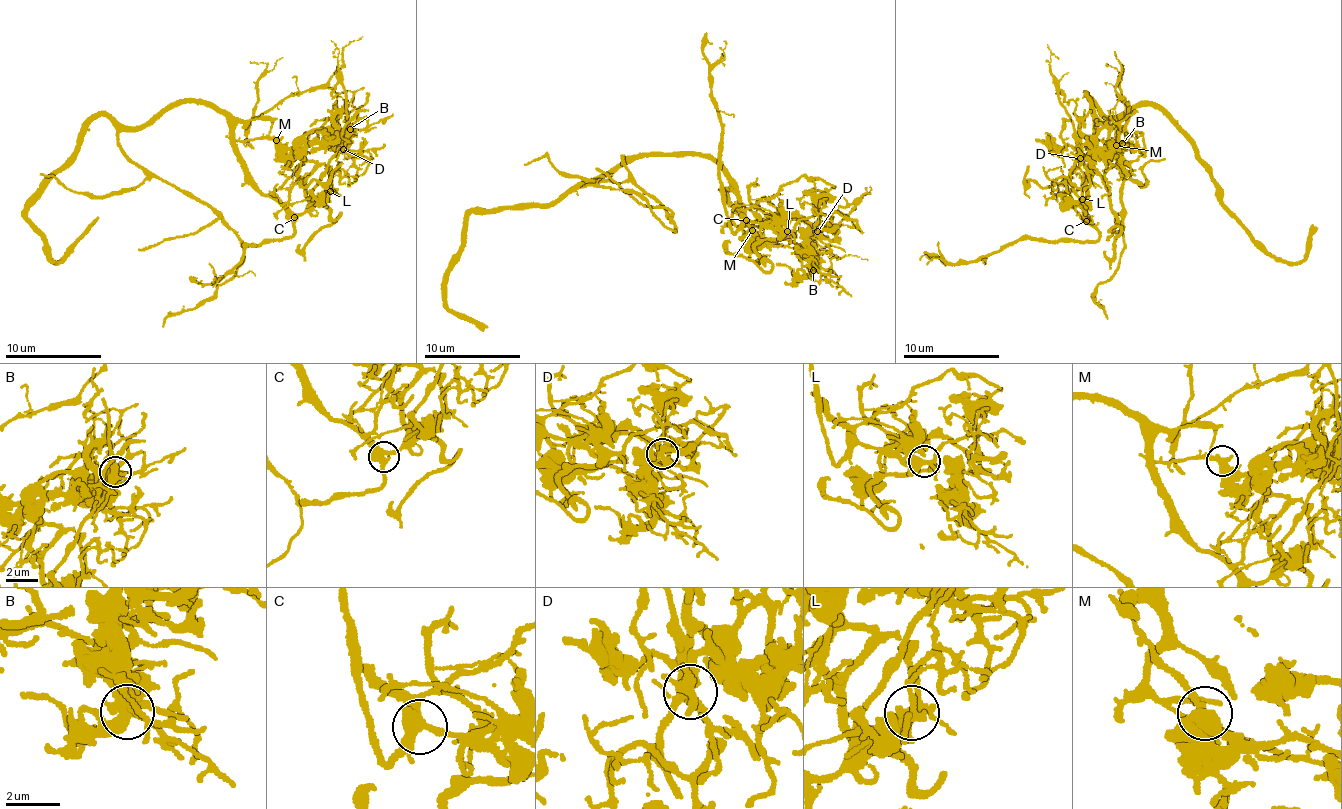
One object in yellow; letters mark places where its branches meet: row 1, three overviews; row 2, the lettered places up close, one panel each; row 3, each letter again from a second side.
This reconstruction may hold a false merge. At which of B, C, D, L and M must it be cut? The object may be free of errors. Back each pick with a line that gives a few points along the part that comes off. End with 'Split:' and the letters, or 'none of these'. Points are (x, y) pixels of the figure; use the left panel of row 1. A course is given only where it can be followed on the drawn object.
Split: none of these

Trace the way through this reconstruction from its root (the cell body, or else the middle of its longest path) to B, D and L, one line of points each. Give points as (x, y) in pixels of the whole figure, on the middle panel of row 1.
B: (697, 156), (722, 166), (728, 203), (752, 231), (772, 241), (814, 240), (807, 237), (813, 270)
D: (697, 156), (716, 159), (722, 166), (730, 185), (728, 203), (760, 236), (812, 245), (809, 237), (817, 232)
L: (697, 156), (716, 159), (722, 166), (730, 185), (721, 192), (730, 204), (745, 208), (762, 207), (787, 231)

